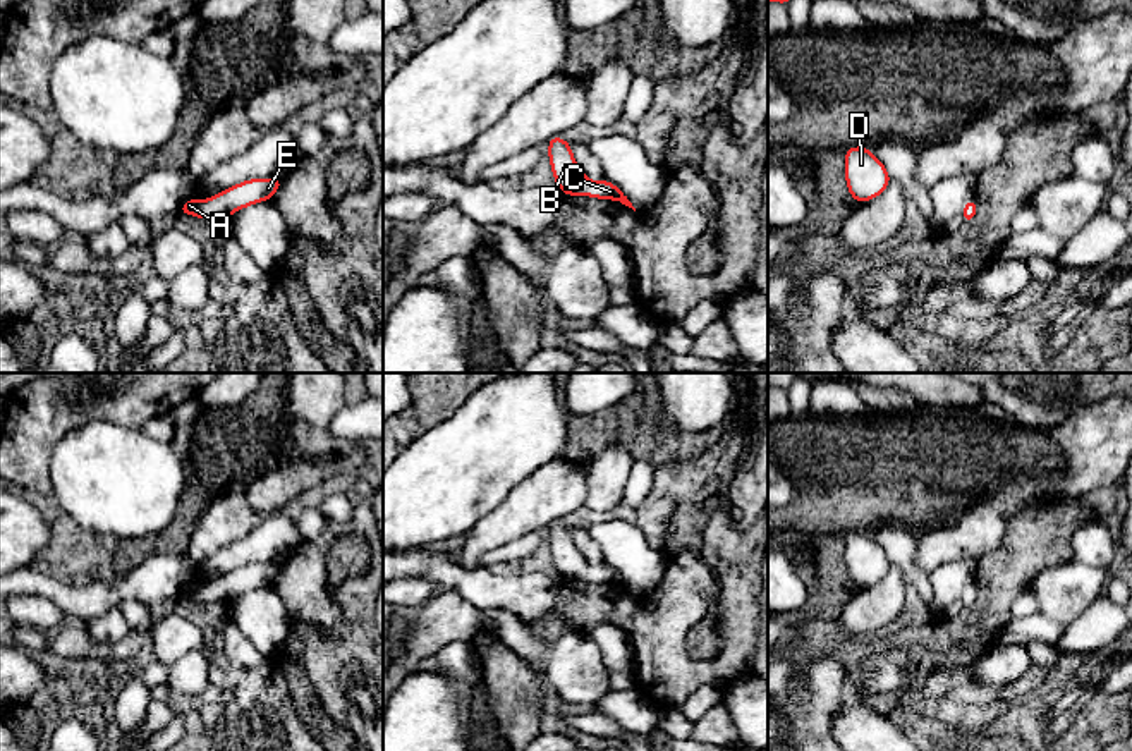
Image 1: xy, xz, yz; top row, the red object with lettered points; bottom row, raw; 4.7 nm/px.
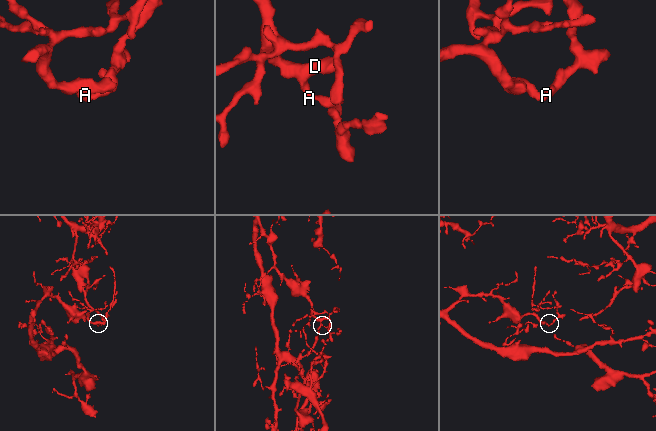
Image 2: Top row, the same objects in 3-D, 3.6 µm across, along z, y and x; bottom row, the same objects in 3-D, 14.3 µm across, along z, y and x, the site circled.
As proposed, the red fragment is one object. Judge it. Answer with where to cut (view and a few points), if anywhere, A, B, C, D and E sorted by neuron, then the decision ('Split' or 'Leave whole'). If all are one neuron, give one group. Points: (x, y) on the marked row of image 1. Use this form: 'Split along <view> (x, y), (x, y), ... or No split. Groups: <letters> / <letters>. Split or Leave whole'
No split. Groups: A B C D E. Leave whole

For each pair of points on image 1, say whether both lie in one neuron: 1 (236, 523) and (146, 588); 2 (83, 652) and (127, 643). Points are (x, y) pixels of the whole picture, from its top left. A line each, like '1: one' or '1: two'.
1: two
2: one

